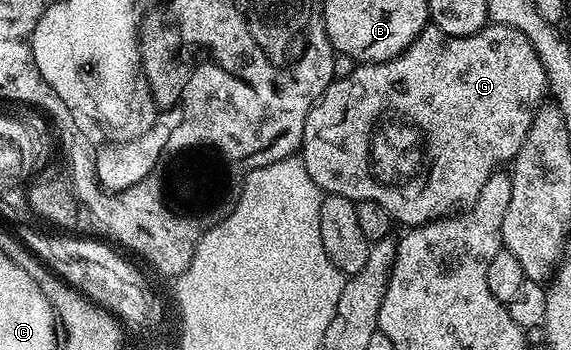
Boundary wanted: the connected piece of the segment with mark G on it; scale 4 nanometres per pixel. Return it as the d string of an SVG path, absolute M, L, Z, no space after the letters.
M430 24L416 36L416 40L412 40L412 44L403 54L397 54L387 62L358 64L353 69L351 74L346 74L343 78L342 75L335 77L317 104L308 112L300 157L304 168L308 168L308 176L312 176L315 184L326 194L339 194L345 198L374 202L384 208L395 223L403 222L403 227L406 228L422 226L433 219L447 217L455 208L473 203L484 184L496 172L496 168L501 167L498 165L501 162L513 163L520 144L524 144L524 136L532 124L534 113L545 99L542 97L547 97L548 94L546 69L544 64L540 64L540 56L536 56L536 48L532 48L528 36L524 36L524 32L516 32L516 28L497 24L488 24L472 36L448 36L440 32L440 28Z

